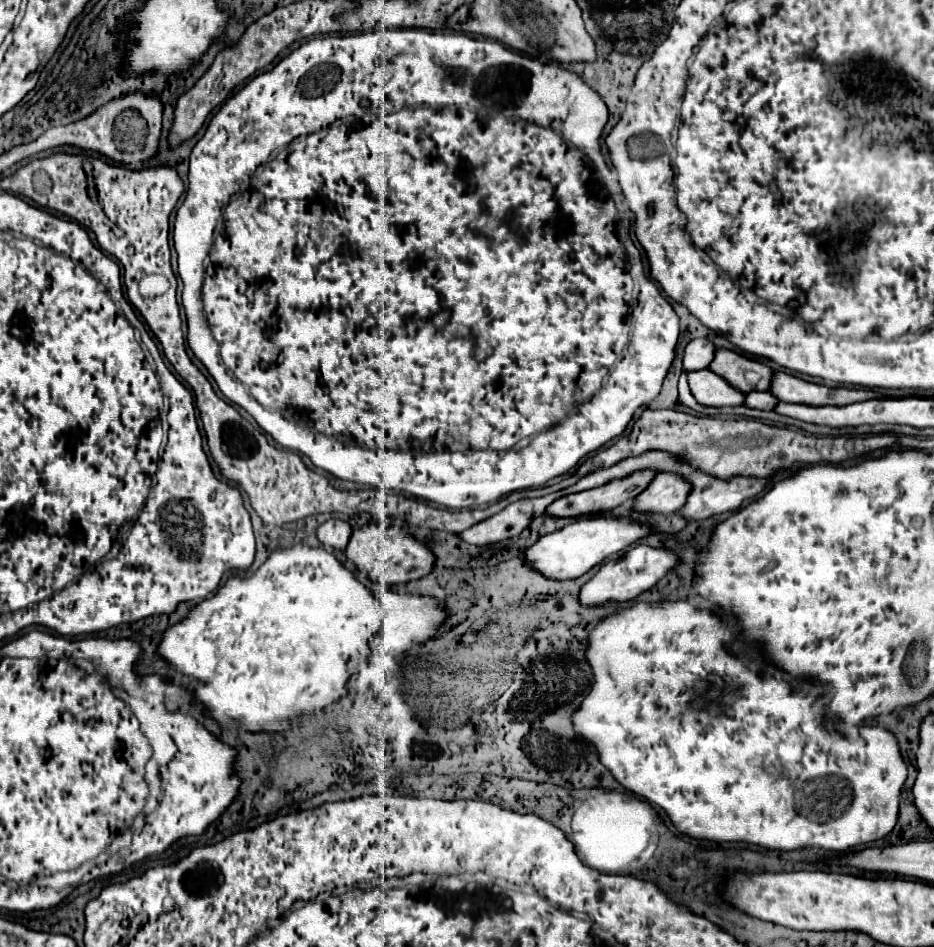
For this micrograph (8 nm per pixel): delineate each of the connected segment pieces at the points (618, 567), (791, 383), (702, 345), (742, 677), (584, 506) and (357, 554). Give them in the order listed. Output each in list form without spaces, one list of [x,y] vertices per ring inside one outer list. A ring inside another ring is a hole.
[[[638,545],[632,551],[628,551],[626,555],[622,555],[620,559],[612,559],[606,561],[600,571],[582,585],[578,599],[582,607],[598,607],[598,605],[606,605],[606,603],[624,603],[624,601],[632,601],[634,597],[638,597],[640,593],[648,591],[656,581],[660,581],[660,577],[664,577],[668,573],[668,569],[676,567],[678,559],[674,553],[670,551],[662,551],[662,549],[652,549],[646,545]]]
[[[776,371],[772,375],[770,393],[778,401],[786,403],[804,403],[804,405],[850,405],[852,401],[866,401],[880,397],[876,391],[868,389],[848,389],[848,387],[826,387],[802,381],[794,375]]]
[[[694,339],[684,347],[684,369],[686,371],[698,371],[698,369],[706,369],[712,361],[716,347],[708,341],[708,339]]]
[[[676,601],[676,603],[636,603],[630,609],[620,609],[612,617],[606,617],[600,627],[592,631],[590,645],[588,645],[588,663],[592,665],[596,683],[588,697],[582,701],[580,709],[576,711],[574,725],[576,733],[596,745],[600,753],[602,765],[606,765],[616,781],[626,789],[634,791],[640,797],[660,805],[672,819],[672,823],[698,839],[710,841],[746,841],[756,843],[768,849],[800,849],[800,847],[818,847],[832,853],[844,853],[858,845],[882,839],[888,835],[896,821],[898,821],[898,807],[900,807],[900,789],[906,781],[906,765],[900,757],[896,741],[892,741],[892,733],[878,729],[878,727],[858,725],[850,727],[846,734],[837,730],[828,731],[822,727],[820,717],[820,699],[814,695],[798,695],[792,689],[778,681],[776,677],[758,677],[750,673],[750,669],[730,655],[724,649],[724,639],[728,639],[728,629],[706,609],[692,605],[690,601]]]
[[[636,473],[632,477],[624,477],[620,481],[610,481],[608,485],[582,491],[576,495],[566,495],[556,499],[546,507],[546,515],[550,517],[580,517],[580,515],[596,515],[608,513],[614,507],[630,501],[636,493],[642,493],[648,487],[648,481],[654,479],[656,473]]]
[[[386,523],[366,525],[354,531],[344,555],[360,571],[364,571],[372,583],[378,583],[382,587],[416,581],[434,569],[434,555],[428,551],[424,543],[410,537],[402,527],[390,527]]]

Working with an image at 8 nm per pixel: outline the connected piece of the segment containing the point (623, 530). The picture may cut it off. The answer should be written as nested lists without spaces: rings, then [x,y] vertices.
[[[596,515],[590,519],[578,519],[564,529],[558,529],[550,535],[540,537],[530,549],[524,551],[524,563],[544,575],[550,581],[566,581],[576,579],[590,571],[592,567],[600,565],[606,557],[626,549],[628,545],[636,543],[638,539],[650,533],[650,525],[640,525],[626,517],[612,517],[612,515]]]

